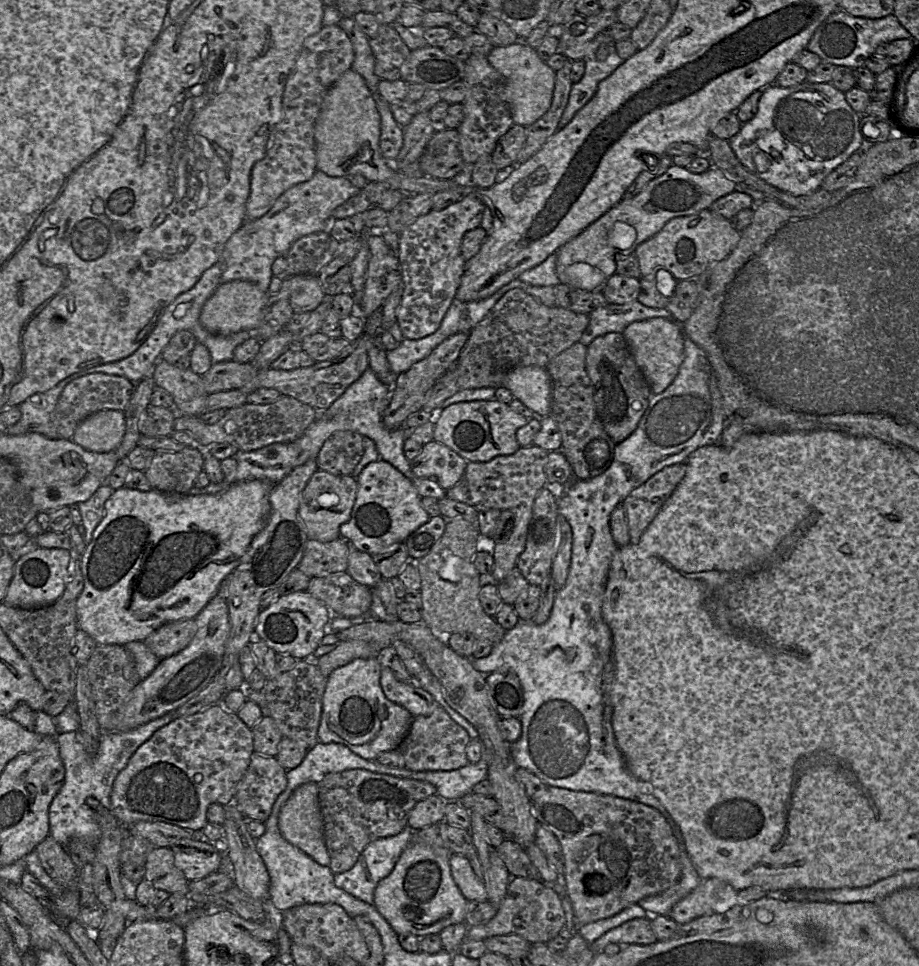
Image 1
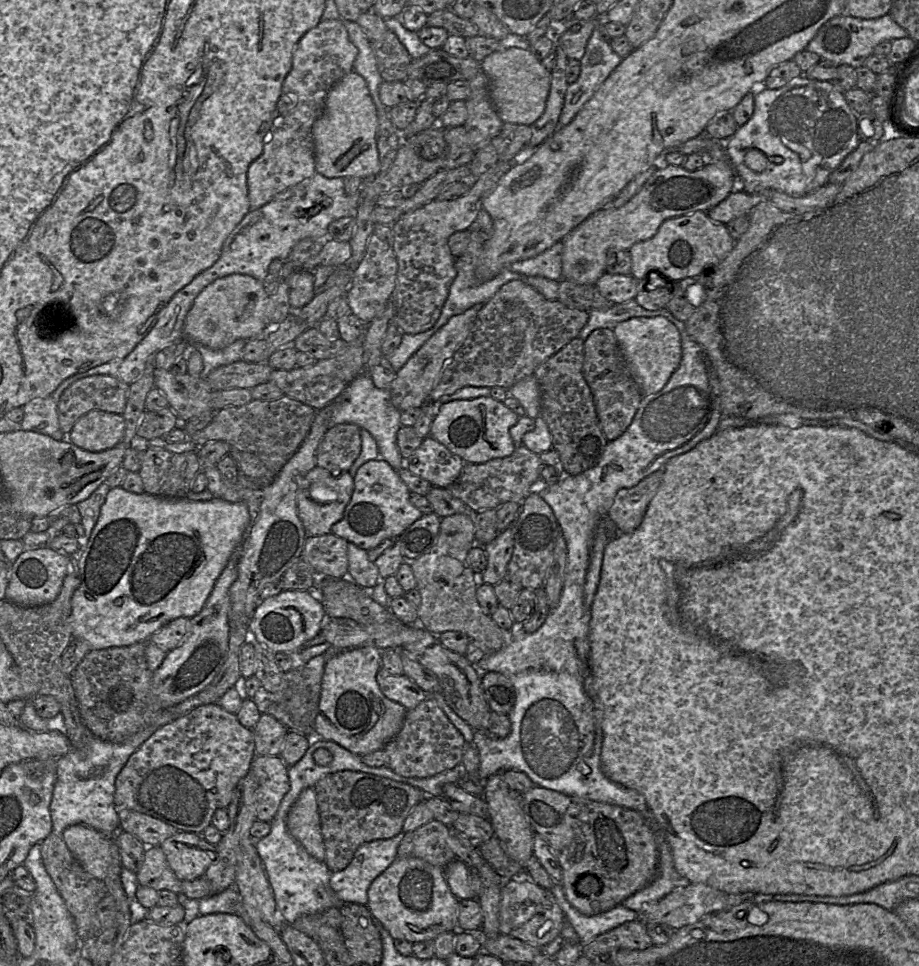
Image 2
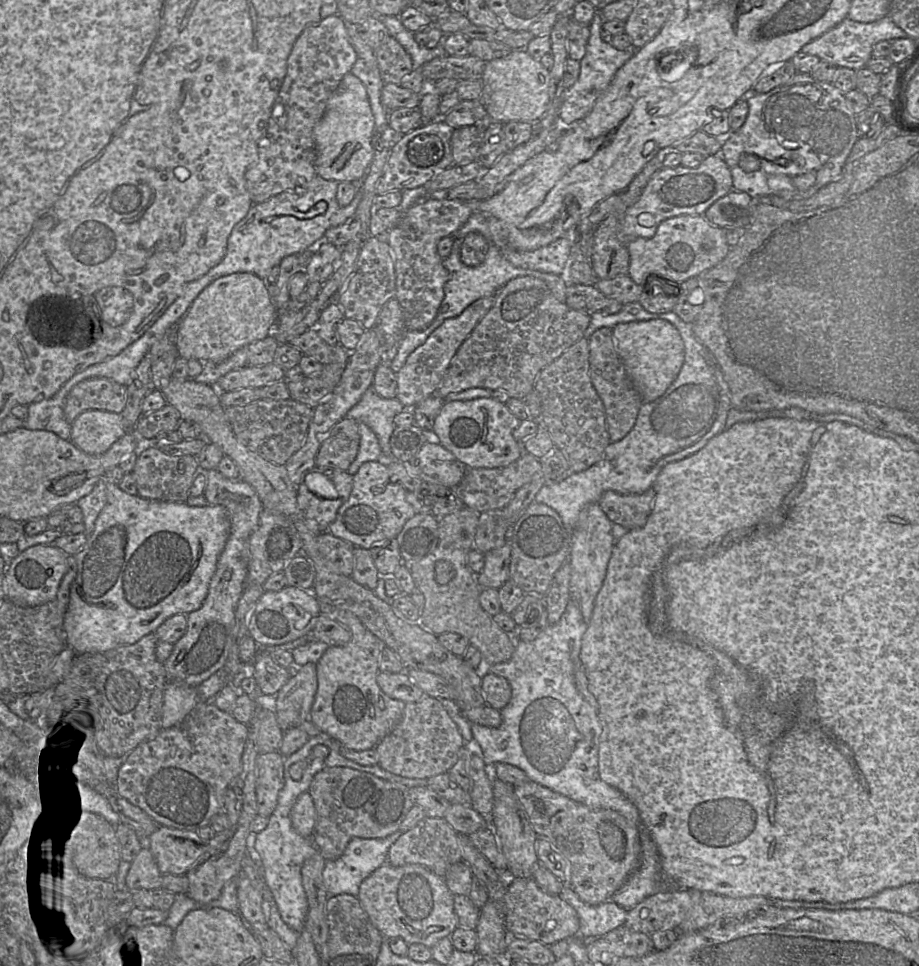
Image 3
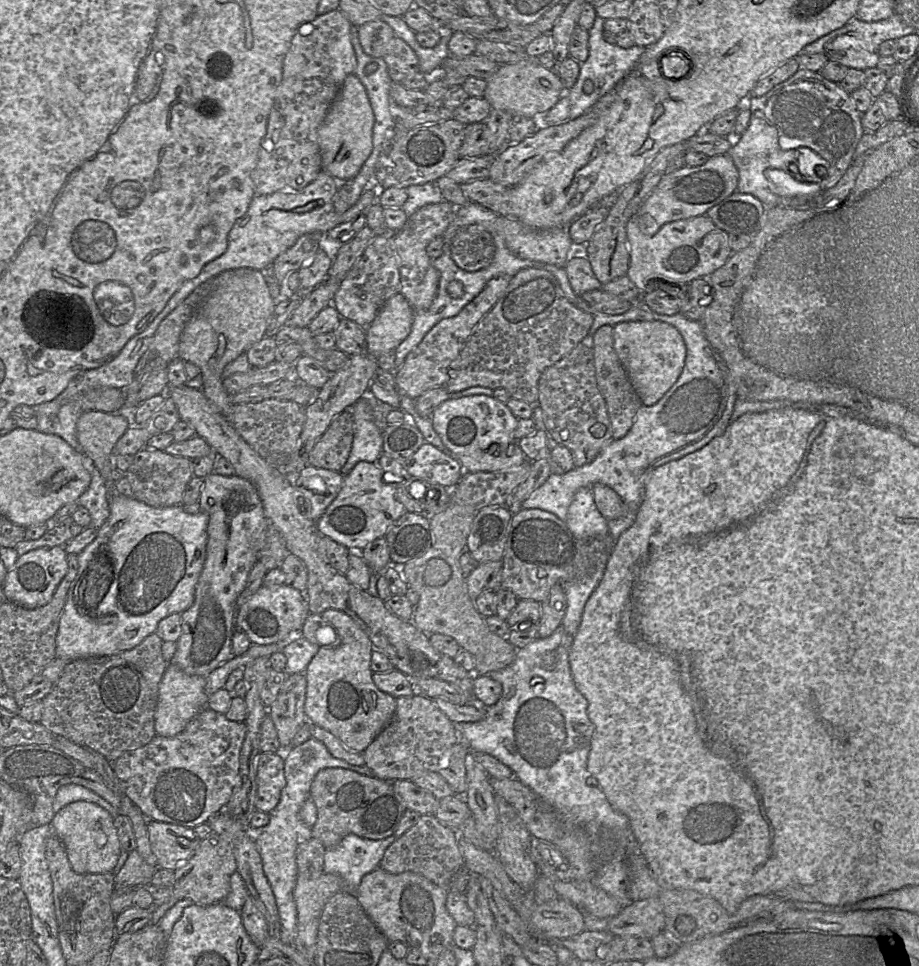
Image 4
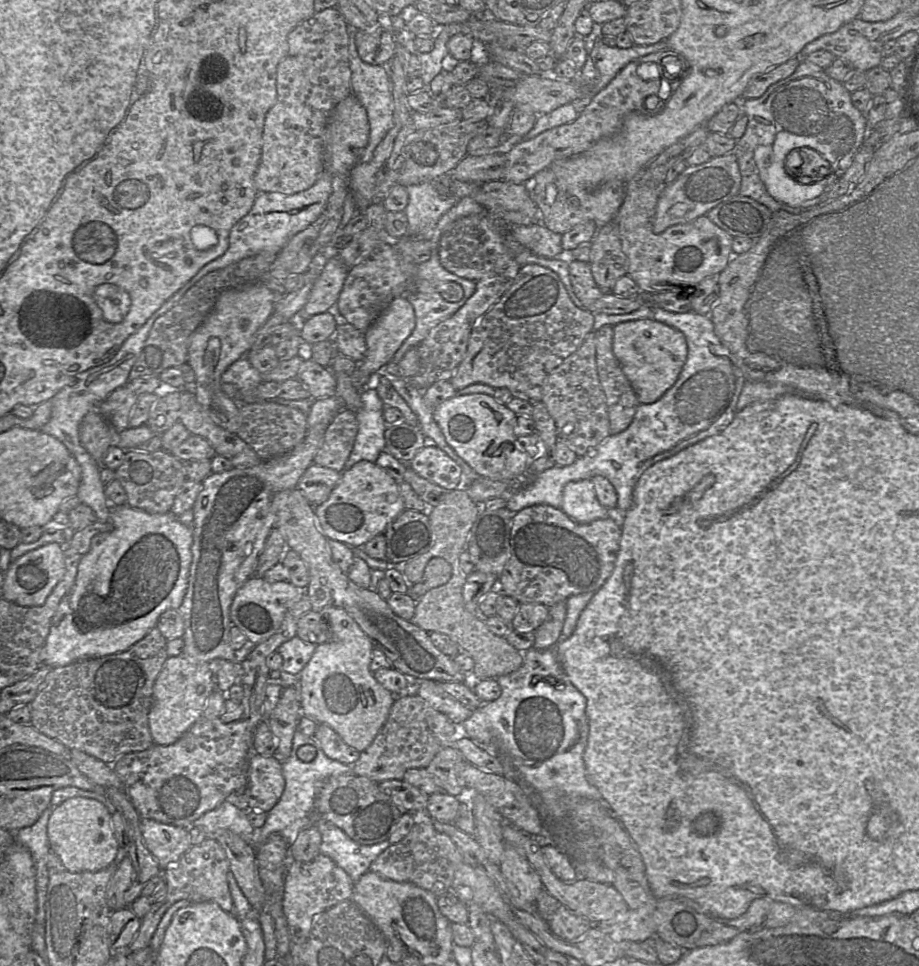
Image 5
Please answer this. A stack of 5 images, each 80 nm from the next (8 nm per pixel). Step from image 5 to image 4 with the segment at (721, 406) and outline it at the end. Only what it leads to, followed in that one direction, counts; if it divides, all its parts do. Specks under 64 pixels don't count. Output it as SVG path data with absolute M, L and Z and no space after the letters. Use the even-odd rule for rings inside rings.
M642 302L633 304L633 306L624 314L596 314L593 316L593 319L593 324L588 333L592 337L603 325L609 325L614 328L614 326L619 323L630 321L667 322L676 327L681 333L687 349L685 364L676 383L654 405L646 406L642 404L640 406L631 429L623 438L610 441L598 456L588 464L575 467L564 474L550 474L547 480L539 488L533 491L529 498L522 504L523 509L543 509L552 512L561 520L566 521L569 506L579 489L583 487L593 488L593 485L596 483L605 484L620 495L628 509L628 512L624 517L608 520L609 533L613 537L615 543L615 541L620 538L621 534L633 525L644 496L646 481L651 471L664 463L682 458L683 456L702 448L713 438L723 434L731 423L731 416L738 396L733 375L717 356L712 345L705 336L700 321L690 320L680 313L674 315L658 314L643 305Z

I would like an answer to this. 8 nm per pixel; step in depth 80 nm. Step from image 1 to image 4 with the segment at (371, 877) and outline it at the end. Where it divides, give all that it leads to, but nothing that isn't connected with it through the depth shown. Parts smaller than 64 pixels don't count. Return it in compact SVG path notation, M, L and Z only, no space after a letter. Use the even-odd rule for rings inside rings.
M348 834L333 849L324 854L324 873L341 878L345 891L355 894L362 878L379 867L394 835L382 840L370 840Z

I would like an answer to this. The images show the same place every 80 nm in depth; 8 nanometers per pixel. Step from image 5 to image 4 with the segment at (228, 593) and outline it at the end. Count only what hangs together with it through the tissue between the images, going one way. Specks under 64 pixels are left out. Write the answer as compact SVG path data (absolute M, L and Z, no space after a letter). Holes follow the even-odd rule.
M212 472L207 475L198 502L201 511L209 515L206 557L195 587L194 602L181 613L182 633L177 640L177 650L169 663L178 666L187 674L207 677L221 664L234 657L232 636L237 629L237 599L247 583L249 572L259 559L259 551L264 546L271 524L265 516L262 500L255 485L236 474L224 476Z

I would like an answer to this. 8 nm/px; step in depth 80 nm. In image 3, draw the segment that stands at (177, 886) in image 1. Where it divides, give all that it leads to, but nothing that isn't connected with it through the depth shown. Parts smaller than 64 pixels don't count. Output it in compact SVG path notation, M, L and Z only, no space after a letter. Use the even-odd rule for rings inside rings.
M143 847L136 858L130 863L126 877L126 886L130 891L159 889L163 874L148 847Z

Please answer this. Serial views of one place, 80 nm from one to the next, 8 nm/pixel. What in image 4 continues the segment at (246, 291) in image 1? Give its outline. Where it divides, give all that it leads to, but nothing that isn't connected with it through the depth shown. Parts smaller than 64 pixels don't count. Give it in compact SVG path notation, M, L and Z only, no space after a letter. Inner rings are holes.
M250 268L228 270L213 278L213 290L207 301L192 316L182 332L178 357L184 362L192 362L200 368L202 392L228 420L231 419L231 411L236 404L233 404L231 396L223 386L222 372L224 367L265 337L266 328L275 306L276 302L270 296L268 284L261 271Z

